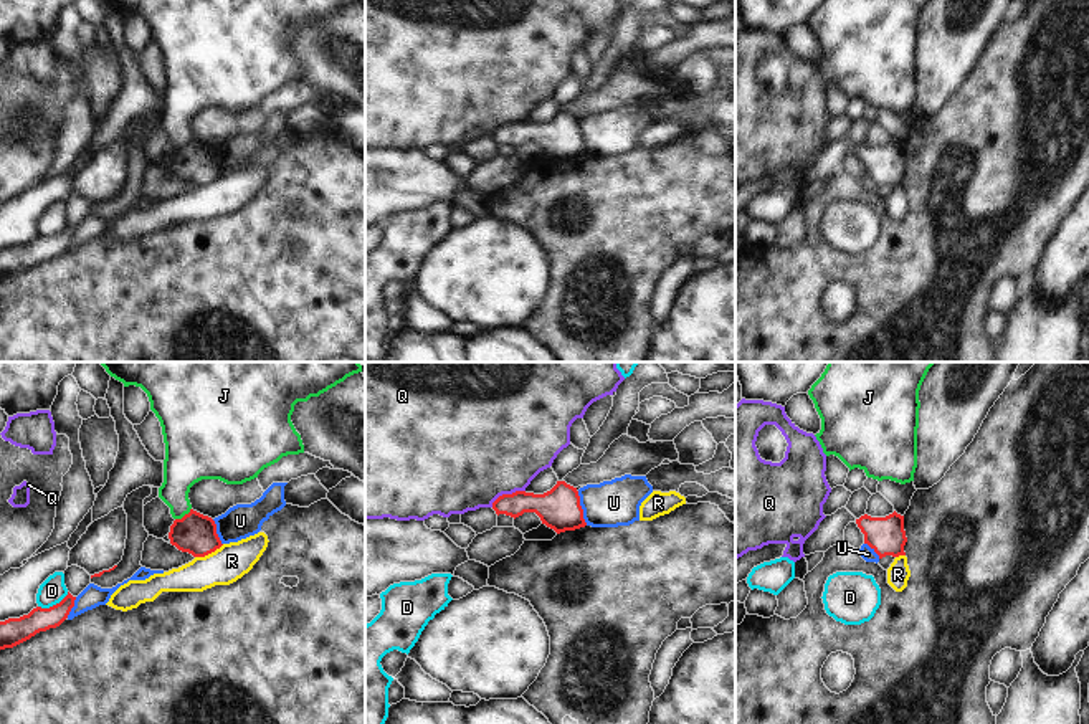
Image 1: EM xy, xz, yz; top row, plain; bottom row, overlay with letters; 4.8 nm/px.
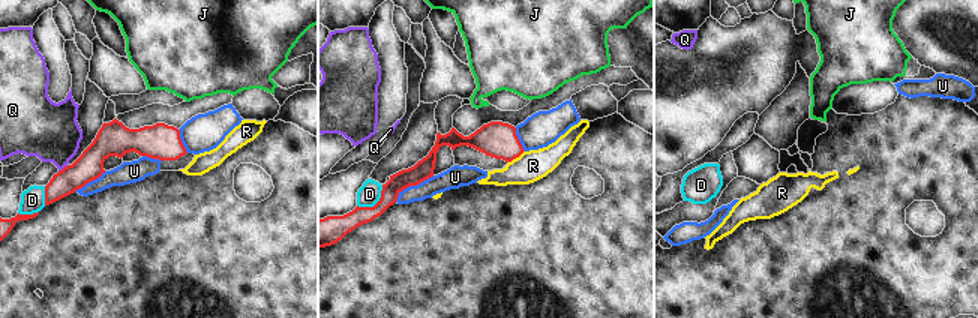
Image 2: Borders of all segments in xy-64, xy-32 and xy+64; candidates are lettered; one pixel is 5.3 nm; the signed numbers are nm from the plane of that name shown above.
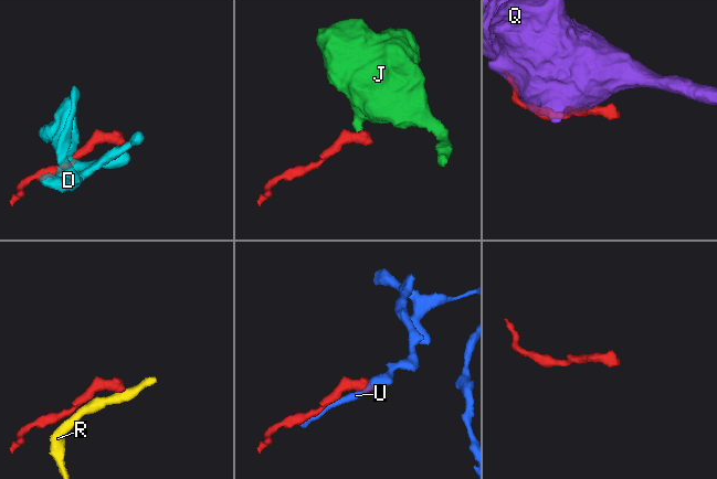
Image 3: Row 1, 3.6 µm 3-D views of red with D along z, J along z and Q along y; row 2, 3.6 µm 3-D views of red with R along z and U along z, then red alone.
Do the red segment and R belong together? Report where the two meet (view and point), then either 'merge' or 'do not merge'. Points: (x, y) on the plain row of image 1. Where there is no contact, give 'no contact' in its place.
xy (209, 182) | do not merge

